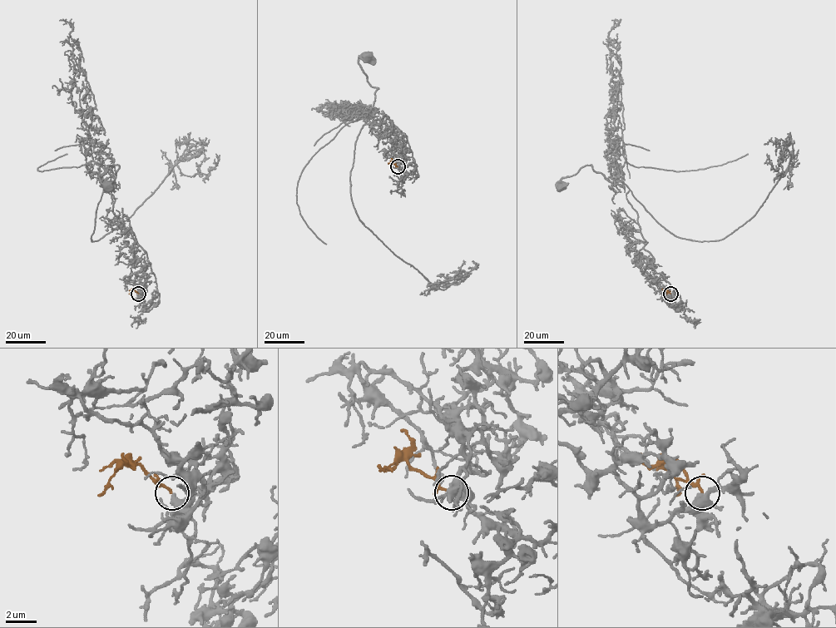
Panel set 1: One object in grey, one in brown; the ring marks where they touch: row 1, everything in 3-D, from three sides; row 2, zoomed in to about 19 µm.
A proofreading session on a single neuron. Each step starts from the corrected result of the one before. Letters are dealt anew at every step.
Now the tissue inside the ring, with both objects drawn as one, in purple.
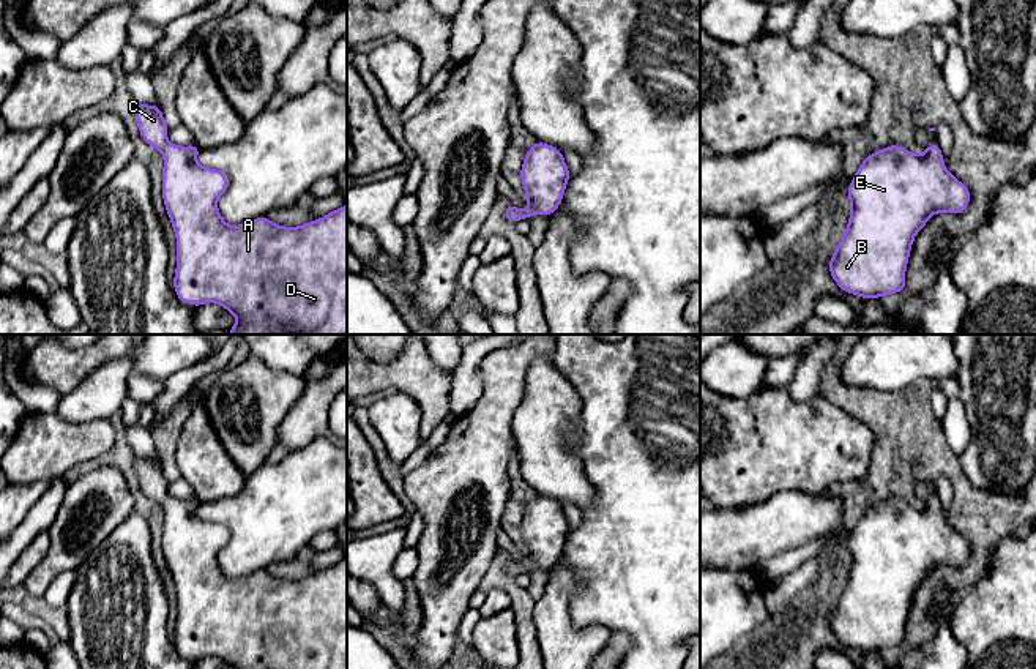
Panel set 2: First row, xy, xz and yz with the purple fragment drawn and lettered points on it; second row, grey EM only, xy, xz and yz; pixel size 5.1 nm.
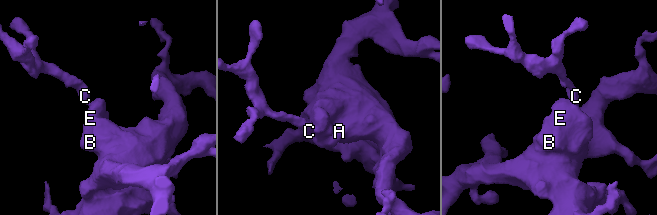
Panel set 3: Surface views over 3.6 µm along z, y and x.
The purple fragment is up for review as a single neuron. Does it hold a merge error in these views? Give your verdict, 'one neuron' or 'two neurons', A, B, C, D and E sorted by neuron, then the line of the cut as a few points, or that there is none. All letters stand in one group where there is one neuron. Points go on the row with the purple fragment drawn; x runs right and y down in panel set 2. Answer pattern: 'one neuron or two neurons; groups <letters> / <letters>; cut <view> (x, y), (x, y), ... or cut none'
one neuron; groups A B C D E; cut none

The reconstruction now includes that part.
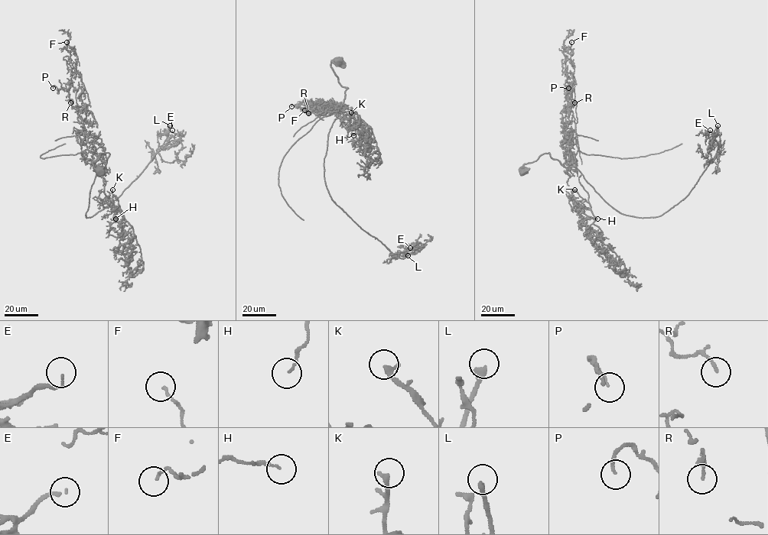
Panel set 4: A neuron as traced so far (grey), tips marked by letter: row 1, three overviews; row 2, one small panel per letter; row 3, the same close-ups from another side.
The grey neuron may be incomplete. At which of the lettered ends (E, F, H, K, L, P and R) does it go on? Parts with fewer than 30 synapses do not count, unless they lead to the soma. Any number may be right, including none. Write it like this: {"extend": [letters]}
{"extend": ["E", "K", "L"]}

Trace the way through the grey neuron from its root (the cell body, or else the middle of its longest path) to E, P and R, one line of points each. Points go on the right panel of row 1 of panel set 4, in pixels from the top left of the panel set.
E: (522, 171), (549, 153), (575, 166), (621, 213), (658, 217), (688, 194), (715, 156), (720, 135), (710, 130)
P: (522, 171), (525, 164), (545, 154), (565, 166), (575, 166), (577, 104), (573, 84), (568, 88)
R: (522, 171), (545, 154), (575, 166), (574, 105), (565, 109), (569, 99), (574, 102)

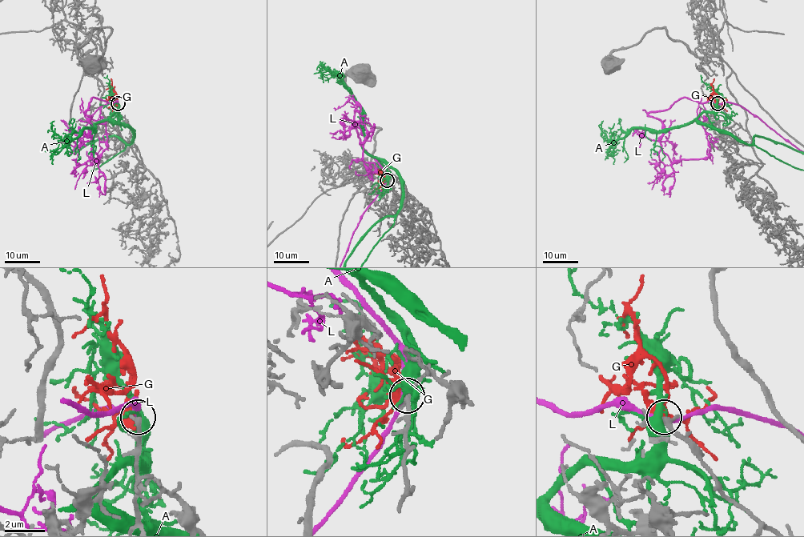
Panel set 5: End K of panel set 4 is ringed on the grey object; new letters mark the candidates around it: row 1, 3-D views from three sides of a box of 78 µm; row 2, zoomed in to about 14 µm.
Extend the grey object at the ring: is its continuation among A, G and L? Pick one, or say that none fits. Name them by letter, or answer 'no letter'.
G

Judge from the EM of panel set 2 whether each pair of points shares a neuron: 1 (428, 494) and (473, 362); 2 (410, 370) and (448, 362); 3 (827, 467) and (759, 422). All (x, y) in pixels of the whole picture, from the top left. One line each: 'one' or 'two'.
1: two
2: two
3: one

